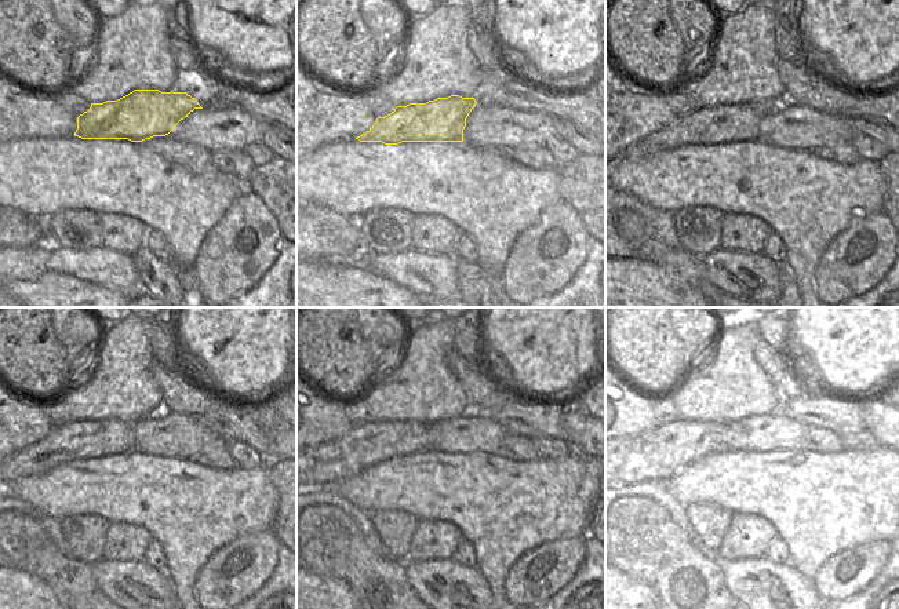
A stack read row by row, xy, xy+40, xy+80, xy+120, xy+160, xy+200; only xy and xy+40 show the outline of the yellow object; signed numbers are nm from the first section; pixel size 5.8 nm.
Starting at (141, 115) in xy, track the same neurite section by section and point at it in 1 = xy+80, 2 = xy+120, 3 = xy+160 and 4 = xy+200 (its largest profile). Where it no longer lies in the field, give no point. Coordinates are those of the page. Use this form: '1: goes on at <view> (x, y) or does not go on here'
1: goes on at xy+80 (739, 123)
2: goes on at xy+120 (80, 438)
3: goes on at xy+160 (367, 444)
4: goes on at xy+200 (658, 453)

